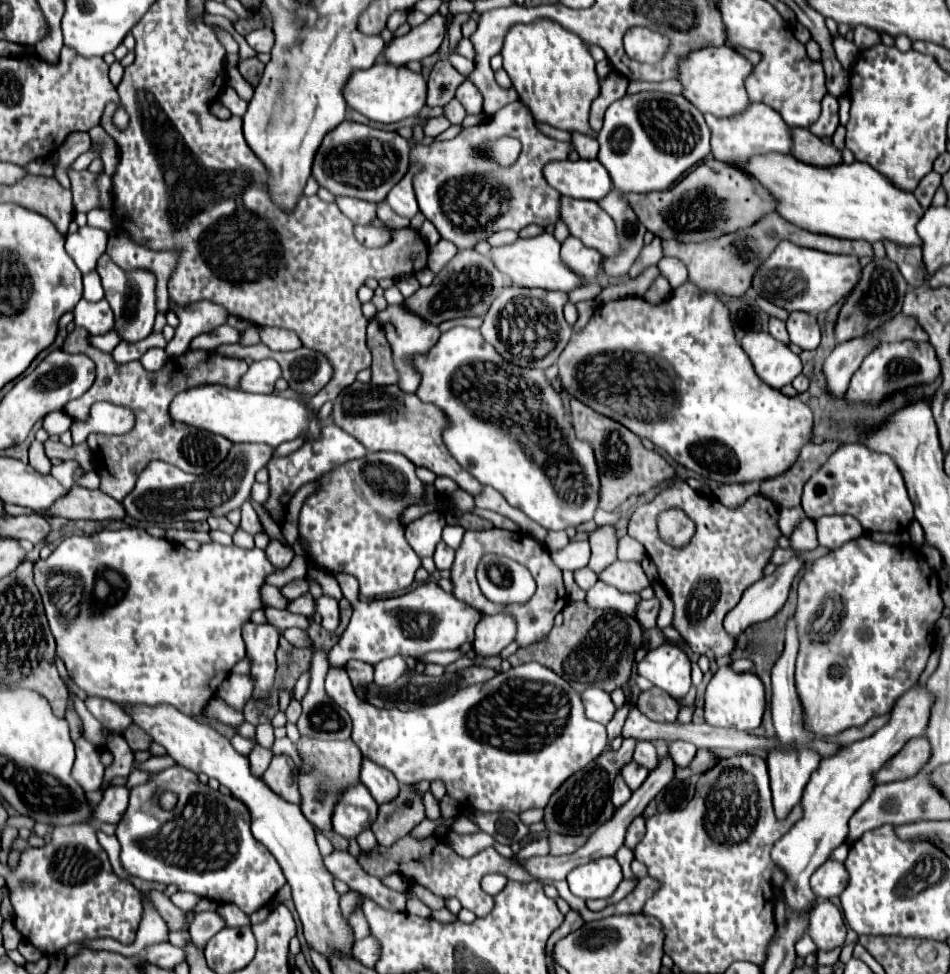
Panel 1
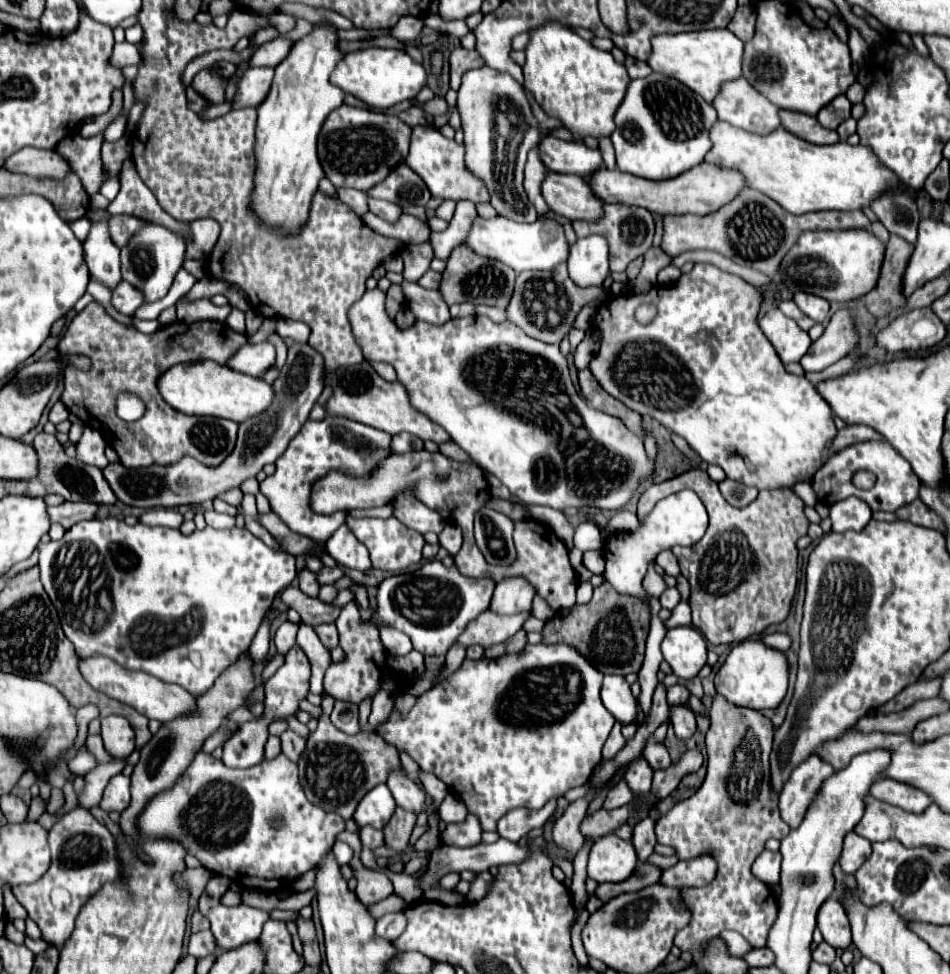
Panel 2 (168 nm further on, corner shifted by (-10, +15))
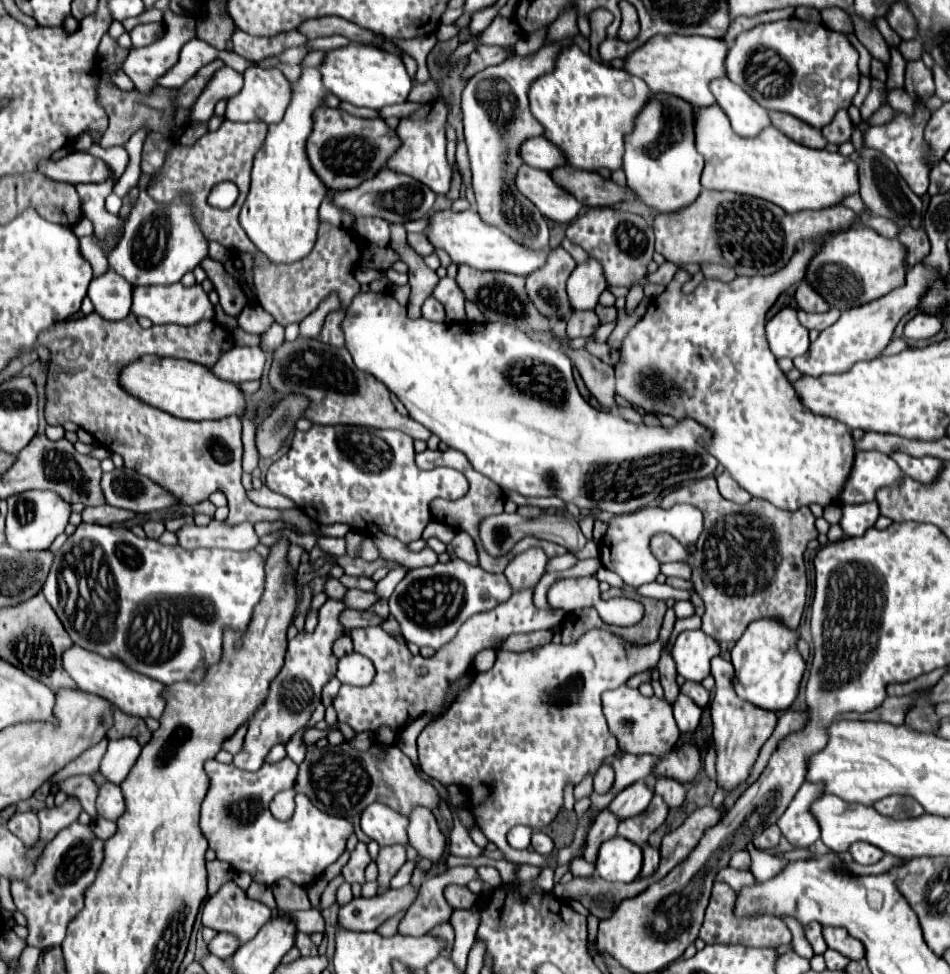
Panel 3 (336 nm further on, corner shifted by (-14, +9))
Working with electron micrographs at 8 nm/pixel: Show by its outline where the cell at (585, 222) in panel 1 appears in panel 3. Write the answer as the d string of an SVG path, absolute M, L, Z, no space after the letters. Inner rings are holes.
M528 165L520 167L516 173L516 189L520 189L520 193L530 199L540 213L544 213L544 217L558 223L570 223L582 209L582 205L570 193L552 181L548 171Z

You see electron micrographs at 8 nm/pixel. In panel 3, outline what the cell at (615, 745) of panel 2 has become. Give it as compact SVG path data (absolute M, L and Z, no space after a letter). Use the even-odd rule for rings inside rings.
M602 765L594 775L594 791L604 795L610 791L612 783L614 783L614 769L608 765Z

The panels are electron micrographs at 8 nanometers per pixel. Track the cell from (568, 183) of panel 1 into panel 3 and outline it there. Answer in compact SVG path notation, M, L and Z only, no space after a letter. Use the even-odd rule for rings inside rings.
M544 137L528 139L528 143L524 143L524 147L520 147L520 157L524 159L526 165L540 167L544 171L566 165L566 159L564 159L562 151Z

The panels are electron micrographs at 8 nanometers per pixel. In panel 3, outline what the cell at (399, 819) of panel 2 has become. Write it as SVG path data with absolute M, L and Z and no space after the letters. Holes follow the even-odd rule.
M402 845L382 847L376 865L378 865L378 895L390 889L390 879L398 873L398 869L406 863L406 851Z

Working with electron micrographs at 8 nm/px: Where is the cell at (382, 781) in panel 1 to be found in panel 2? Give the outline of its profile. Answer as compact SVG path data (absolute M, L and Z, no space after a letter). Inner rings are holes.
M402 767L394 769L392 775L388 775L386 785L388 785L388 789L392 791L392 795L396 799L396 805L420 813L420 809L424 807L426 793L422 791L422 787L416 781L412 781L408 777L408 773Z

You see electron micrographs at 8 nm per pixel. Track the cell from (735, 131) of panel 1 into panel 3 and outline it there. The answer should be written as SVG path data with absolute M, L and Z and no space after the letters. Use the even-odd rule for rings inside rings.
M714 79L710 83L710 91L716 97L716 103L720 103L720 107L728 115L736 135L754 137L770 125L768 111L760 107L754 99L750 99L750 95L744 93L730 79Z

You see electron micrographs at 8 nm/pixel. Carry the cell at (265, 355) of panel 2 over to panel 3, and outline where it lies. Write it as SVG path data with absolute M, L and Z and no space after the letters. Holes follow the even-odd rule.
M232 347L220 355L220 359L210 367L218 379L244 383L252 379L260 379L264 371L266 355L260 347Z

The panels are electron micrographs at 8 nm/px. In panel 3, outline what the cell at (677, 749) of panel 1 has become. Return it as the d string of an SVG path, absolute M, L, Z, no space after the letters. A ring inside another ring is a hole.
M678 695L672 709L674 709L674 719L676 719L680 731L694 731L698 727L702 709L696 707L696 703L692 703L692 699L688 699L686 695Z

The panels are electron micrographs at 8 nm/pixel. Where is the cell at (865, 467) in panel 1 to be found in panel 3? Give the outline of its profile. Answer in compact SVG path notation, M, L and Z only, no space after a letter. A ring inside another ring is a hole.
M858 451L852 475L842 491L842 503L866 503L874 501L874 493L884 485L900 481L900 467L884 453Z

